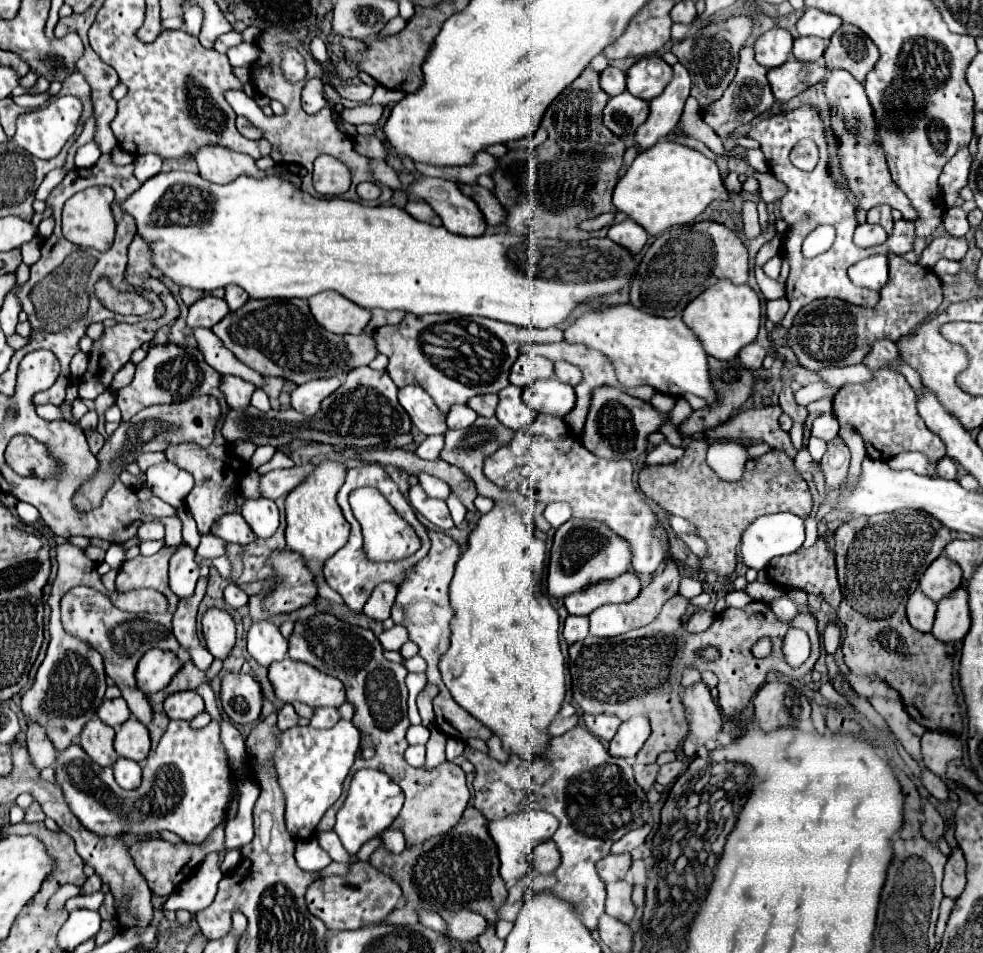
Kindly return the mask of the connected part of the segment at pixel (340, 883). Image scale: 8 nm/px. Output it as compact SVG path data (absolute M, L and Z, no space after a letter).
M353 862L345 876L317 878L307 888L307 908L313 916L325 922L329 930L357 930L361 926L379 924L385 920L401 902L401 888L391 878L373 868L369 862Z

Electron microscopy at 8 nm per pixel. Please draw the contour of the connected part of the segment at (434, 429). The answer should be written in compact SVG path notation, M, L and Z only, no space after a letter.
M405 386L399 390L399 402L405 412L411 416L411 422L417 426L419 432L431 434L445 434L447 424L441 410L433 404L433 398L421 386Z

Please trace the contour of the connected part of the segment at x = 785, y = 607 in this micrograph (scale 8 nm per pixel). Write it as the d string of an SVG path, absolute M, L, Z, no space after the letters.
M785 592L781 598L775 598L775 600L771 600L769 602L769 606L771 606L771 610L775 612L775 616L779 618L779 620L791 620L791 618L795 618L797 616L797 612L799 612L799 608L797 608L797 604L789 598L789 594Z

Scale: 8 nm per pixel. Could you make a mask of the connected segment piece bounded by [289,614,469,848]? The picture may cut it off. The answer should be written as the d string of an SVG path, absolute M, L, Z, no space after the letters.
M331 614L295 622L289 636L289 656L299 662L307 662L317 670L339 678L345 684L347 700L355 706L353 724L361 732L361 752L357 752L351 774L361 768L375 768L387 772L405 794L405 804L399 816L393 820L391 830L399 830L405 836L407 846L421 846L423 842L441 836L455 828L469 802L469 790L465 784L465 772L453 762L443 762L435 772L419 770L405 760L405 732L407 724L407 686L405 676L409 670L403 664L389 662L383 656L383 648L371 630L345 624Z

